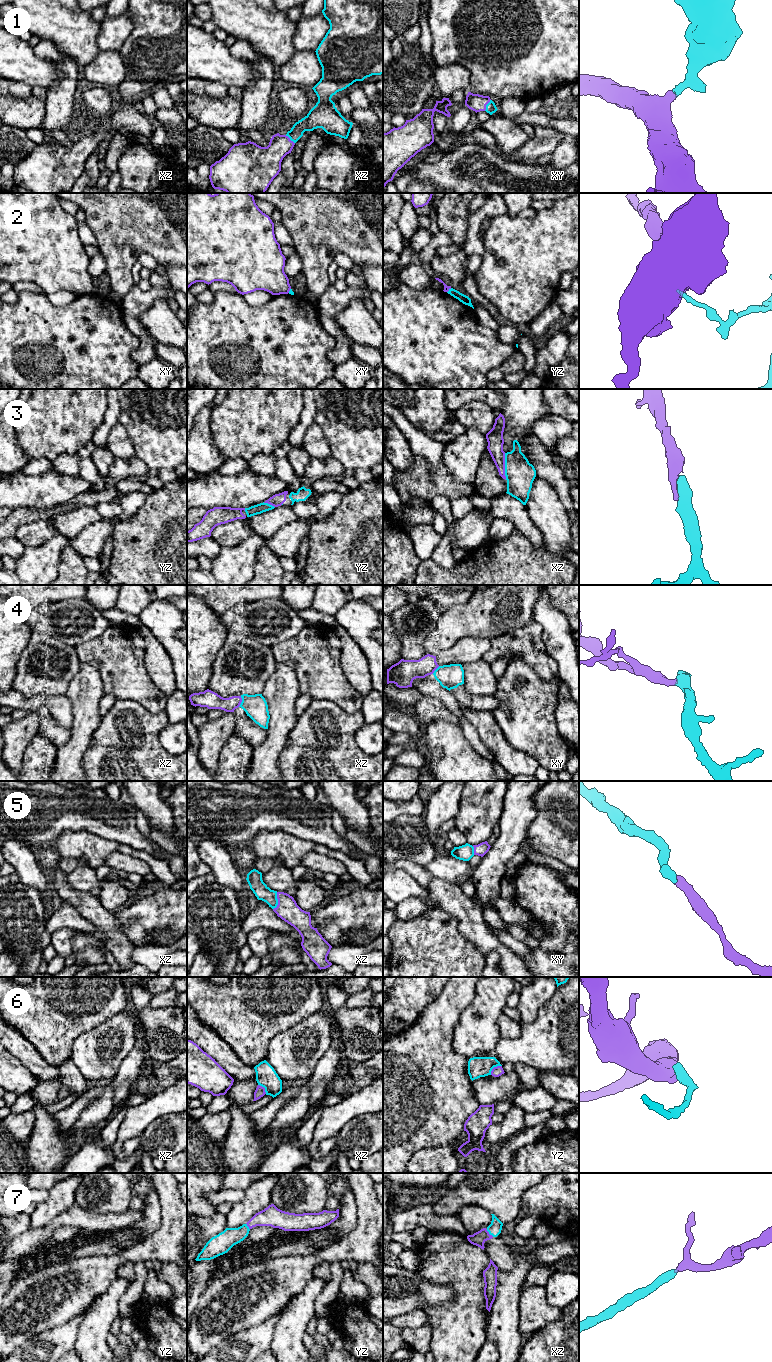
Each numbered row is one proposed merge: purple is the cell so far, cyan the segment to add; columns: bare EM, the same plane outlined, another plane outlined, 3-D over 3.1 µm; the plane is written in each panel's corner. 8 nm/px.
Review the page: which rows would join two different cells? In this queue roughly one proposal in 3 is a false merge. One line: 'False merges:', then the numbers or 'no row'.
False merges: 2, 4, 6

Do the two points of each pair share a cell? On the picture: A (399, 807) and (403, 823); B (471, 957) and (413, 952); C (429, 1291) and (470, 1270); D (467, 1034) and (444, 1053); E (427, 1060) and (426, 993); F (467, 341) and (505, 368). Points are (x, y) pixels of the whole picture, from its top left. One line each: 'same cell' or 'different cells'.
A: different cells
B: same cell
C: different cells
D: different cells
E: different cells
F: different cells

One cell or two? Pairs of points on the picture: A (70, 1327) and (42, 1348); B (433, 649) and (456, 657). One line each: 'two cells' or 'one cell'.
A: one cell
B: two cells

